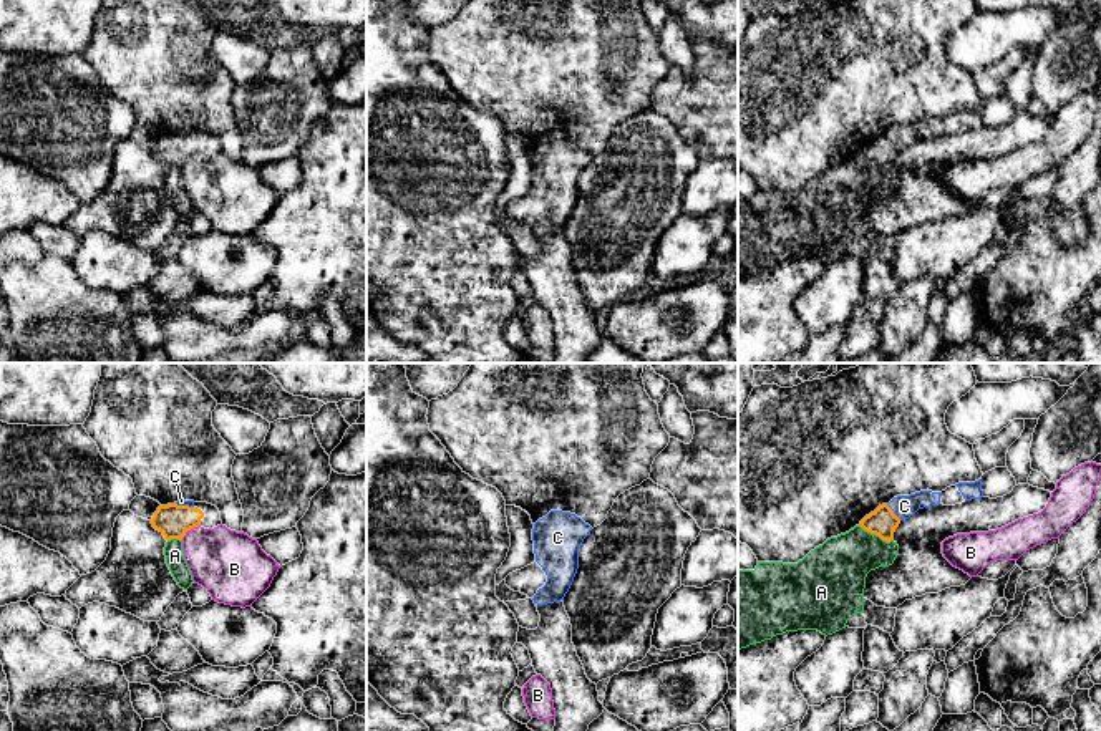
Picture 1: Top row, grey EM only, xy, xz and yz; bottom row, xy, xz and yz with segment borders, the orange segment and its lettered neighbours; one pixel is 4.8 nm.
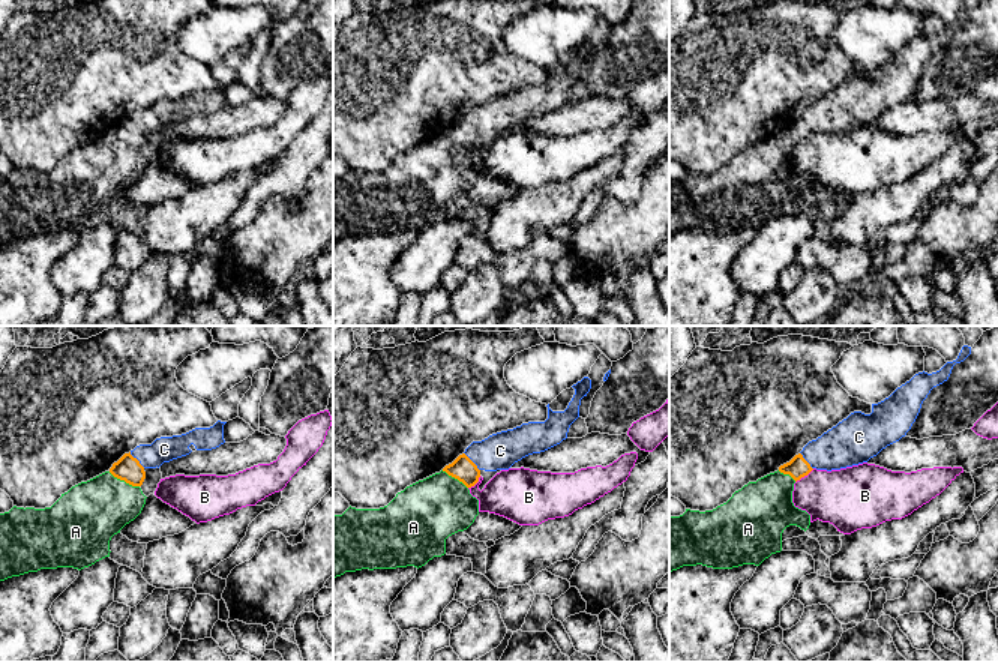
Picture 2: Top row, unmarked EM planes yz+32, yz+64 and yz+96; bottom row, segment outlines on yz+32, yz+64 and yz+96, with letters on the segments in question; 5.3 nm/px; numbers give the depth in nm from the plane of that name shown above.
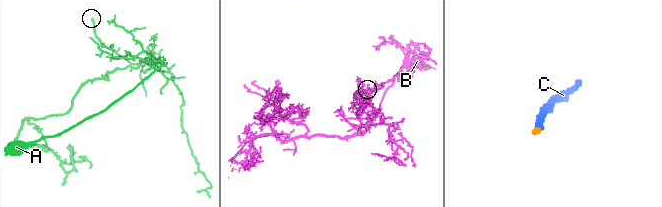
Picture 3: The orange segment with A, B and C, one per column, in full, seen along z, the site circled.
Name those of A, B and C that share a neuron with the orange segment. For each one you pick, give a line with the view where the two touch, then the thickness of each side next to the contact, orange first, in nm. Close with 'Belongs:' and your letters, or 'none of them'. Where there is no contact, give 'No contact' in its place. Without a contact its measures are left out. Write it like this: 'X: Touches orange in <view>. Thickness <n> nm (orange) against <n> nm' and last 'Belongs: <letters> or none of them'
A: Touches orange in yz. Thickness 140 nm (orange) against 280 nm
C: Touches orange in yz. Thickness 140 nm (orange) against 110 nm
Belongs: A, C

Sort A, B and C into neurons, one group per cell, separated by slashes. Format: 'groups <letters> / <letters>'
groups A C / B

